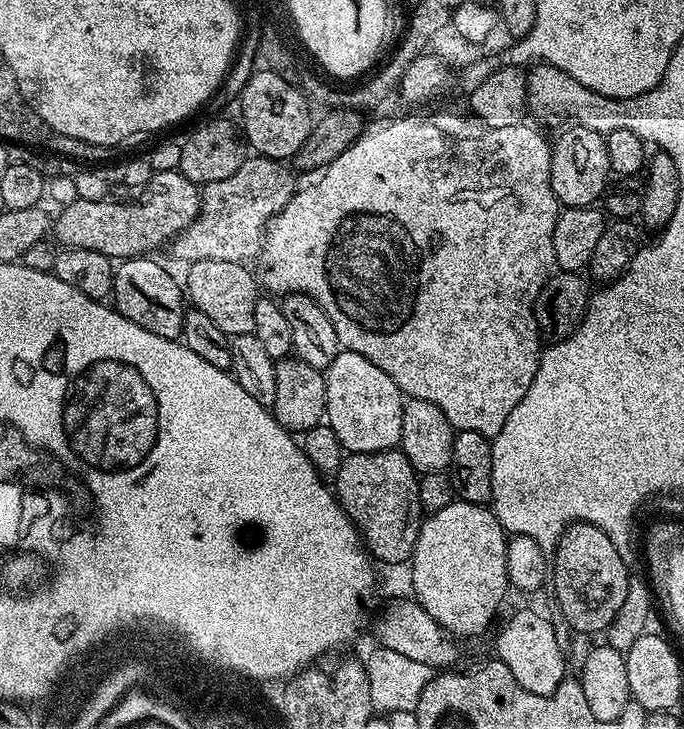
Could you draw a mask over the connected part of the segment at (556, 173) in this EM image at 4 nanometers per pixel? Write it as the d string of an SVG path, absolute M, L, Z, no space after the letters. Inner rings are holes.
M571 125L553 143L550 166L550 184L555 198L564 208L591 207L602 194L611 177L609 155L606 153L604 136L580 125Z

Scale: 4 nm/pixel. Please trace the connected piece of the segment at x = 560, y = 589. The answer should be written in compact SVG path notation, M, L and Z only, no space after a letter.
M577 520L560 535L550 560L550 588L552 584L561 618L574 631L607 633L628 593L630 577L624 556L598 526L584 520Z

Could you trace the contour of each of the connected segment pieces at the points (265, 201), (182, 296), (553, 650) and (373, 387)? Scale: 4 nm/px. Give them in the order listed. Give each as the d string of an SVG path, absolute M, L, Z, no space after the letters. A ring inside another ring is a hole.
M259 154L249 155L230 174L230 178L222 178L218 182L210 182L200 188L200 213L180 231L180 235L171 241L172 256L176 260L181 260L184 266L194 262L238 262L247 265L248 260L255 261L264 248L264 233L268 231L268 224L279 214L290 202L292 195L298 191L298 183L292 177L293 169L285 166L281 161L269 160L267 156Z
M133 258L122 260L115 265L112 273L112 294L111 303L117 312L122 314L122 318L130 318L142 330L150 330L150 334L158 334L158 338L175 340L184 331L184 313L186 311L186 292L179 279L175 280L156 258Z
M520 610L504 624L496 638L496 656L508 666L523 689L549 696L566 678L564 654L553 624L534 610Z
M341 350L324 372L324 385L326 423L334 430L345 453L387 452L399 445L405 397L390 374L378 370L362 354Z

